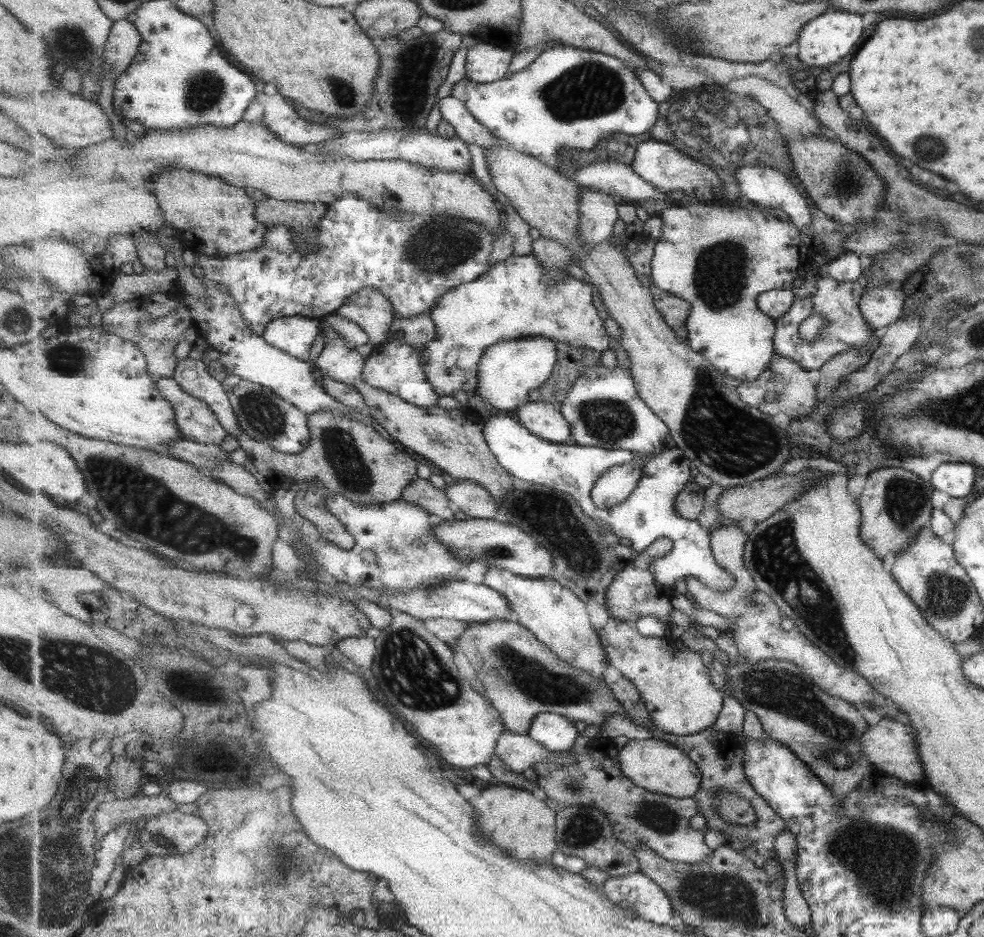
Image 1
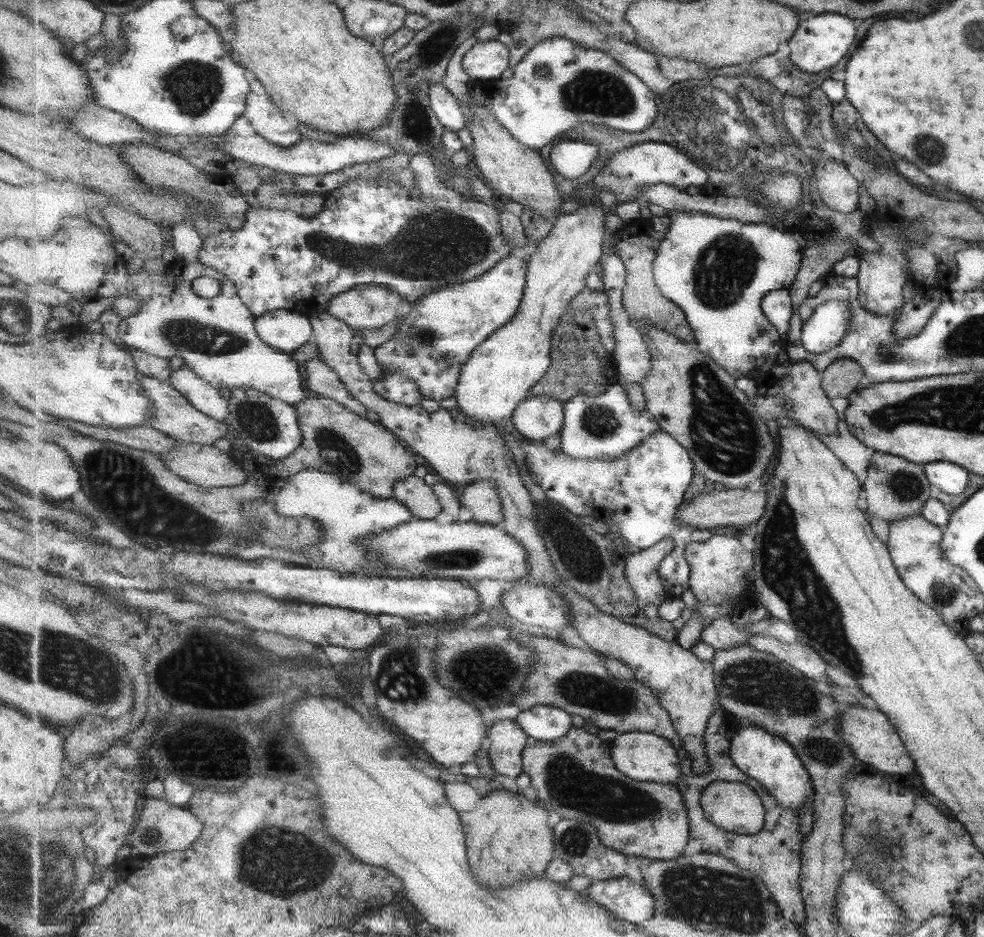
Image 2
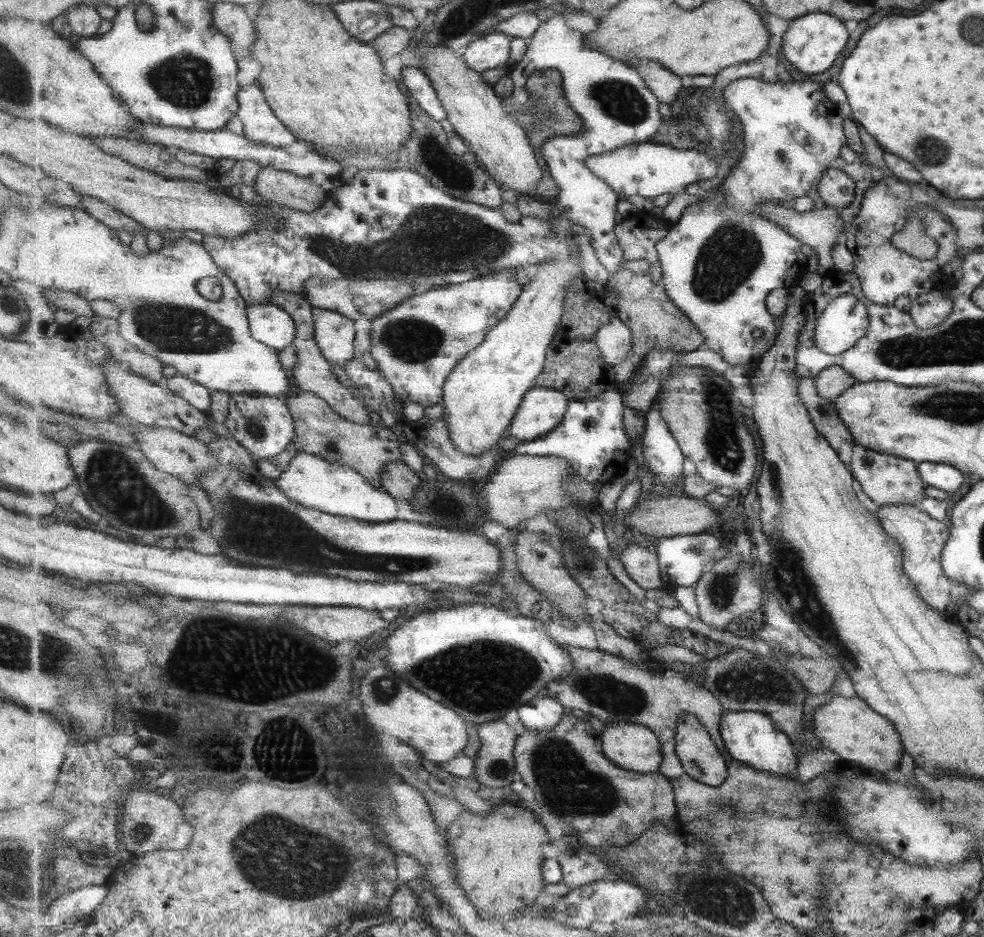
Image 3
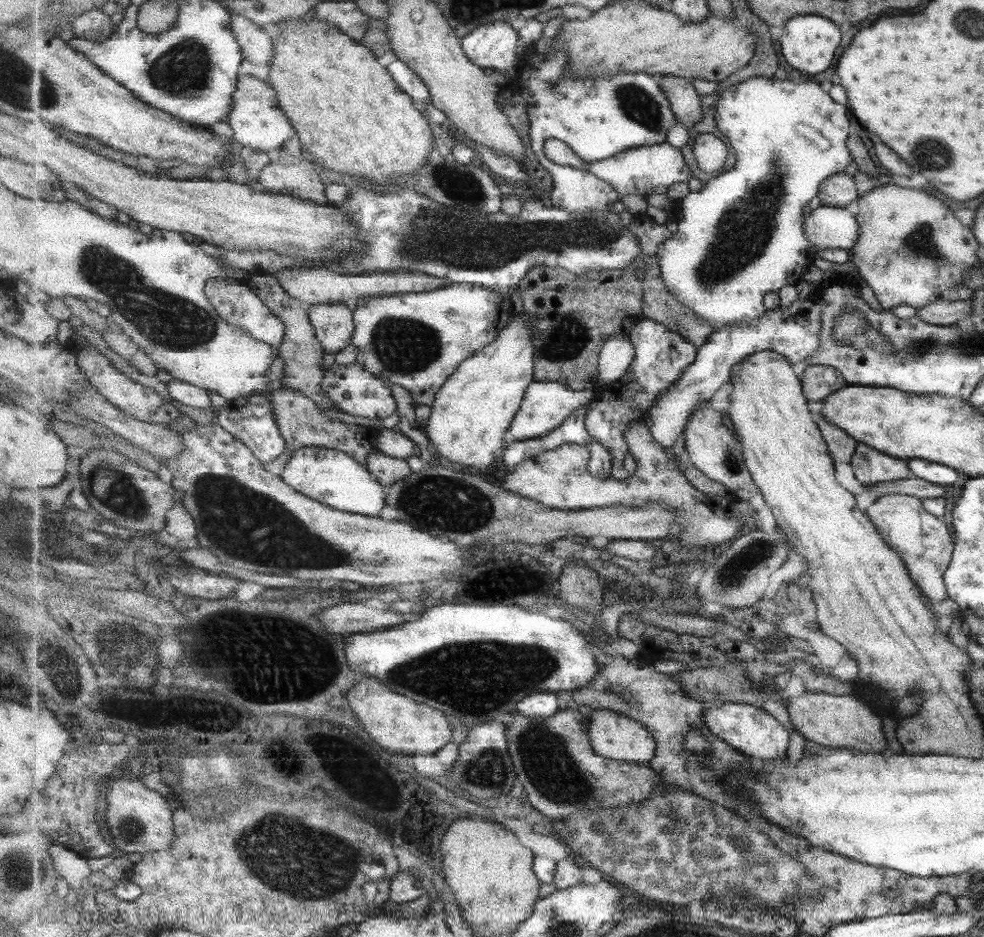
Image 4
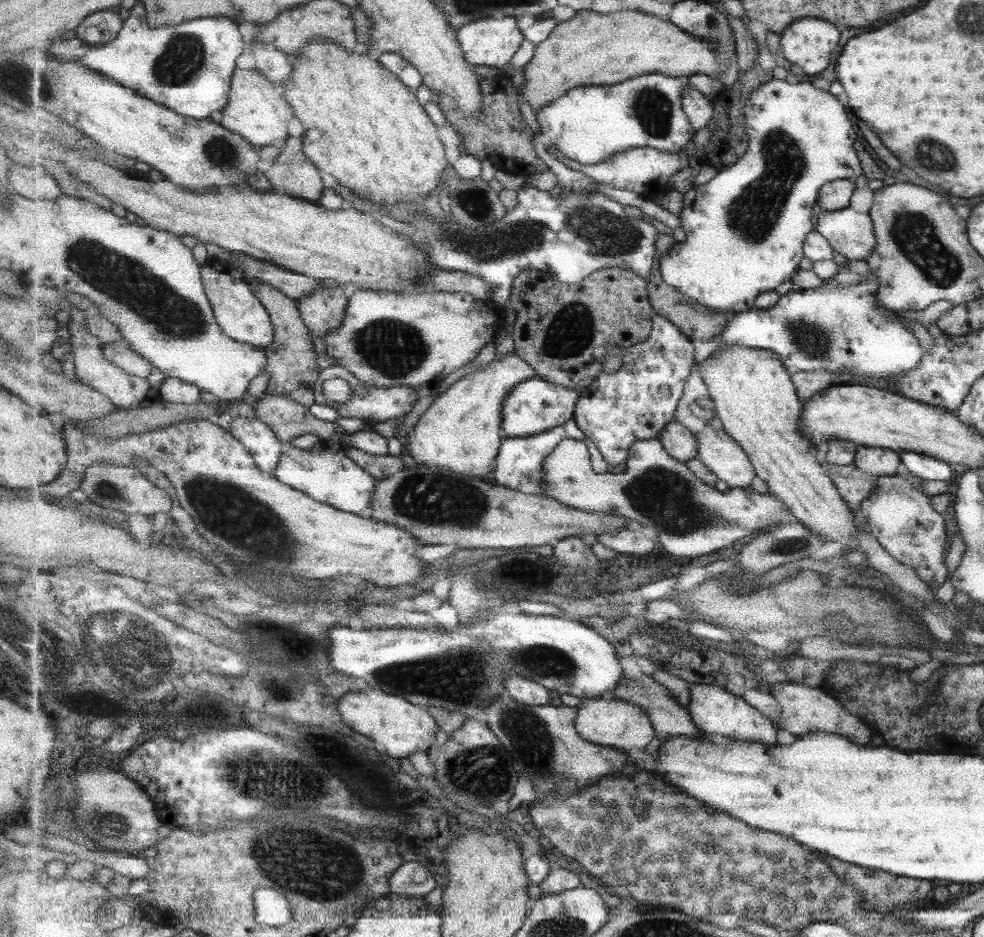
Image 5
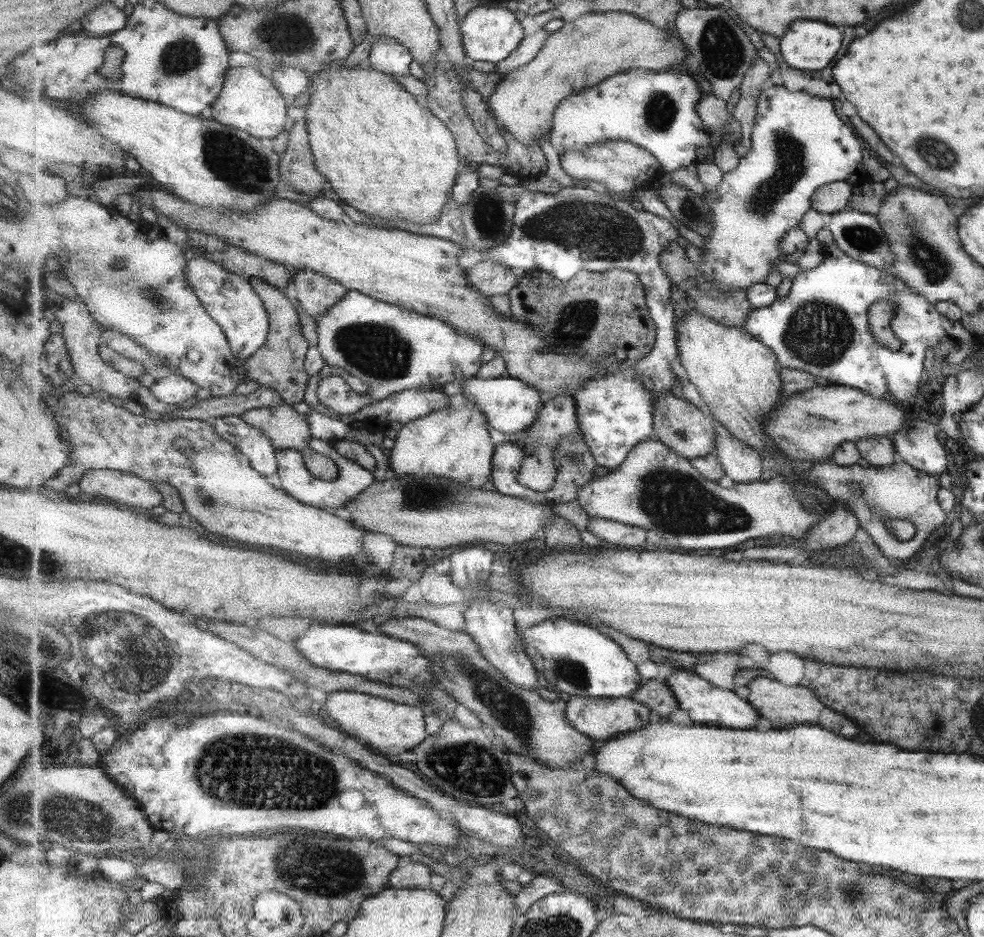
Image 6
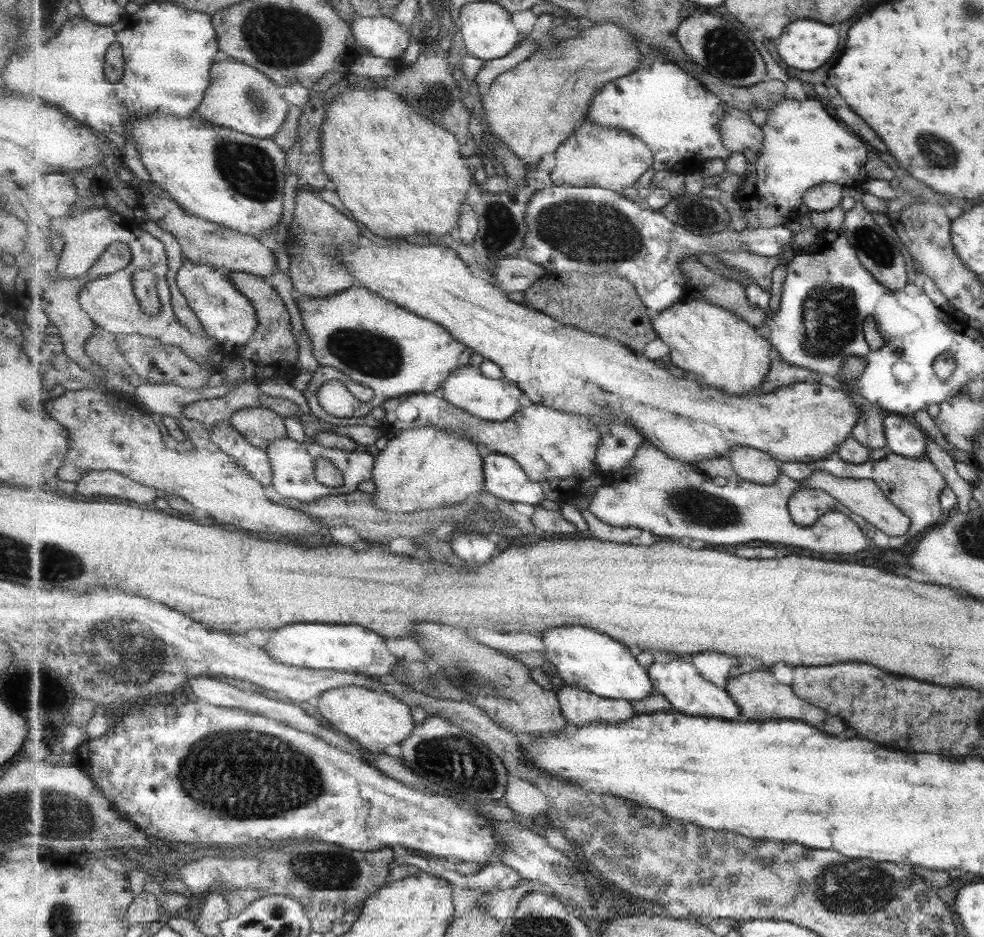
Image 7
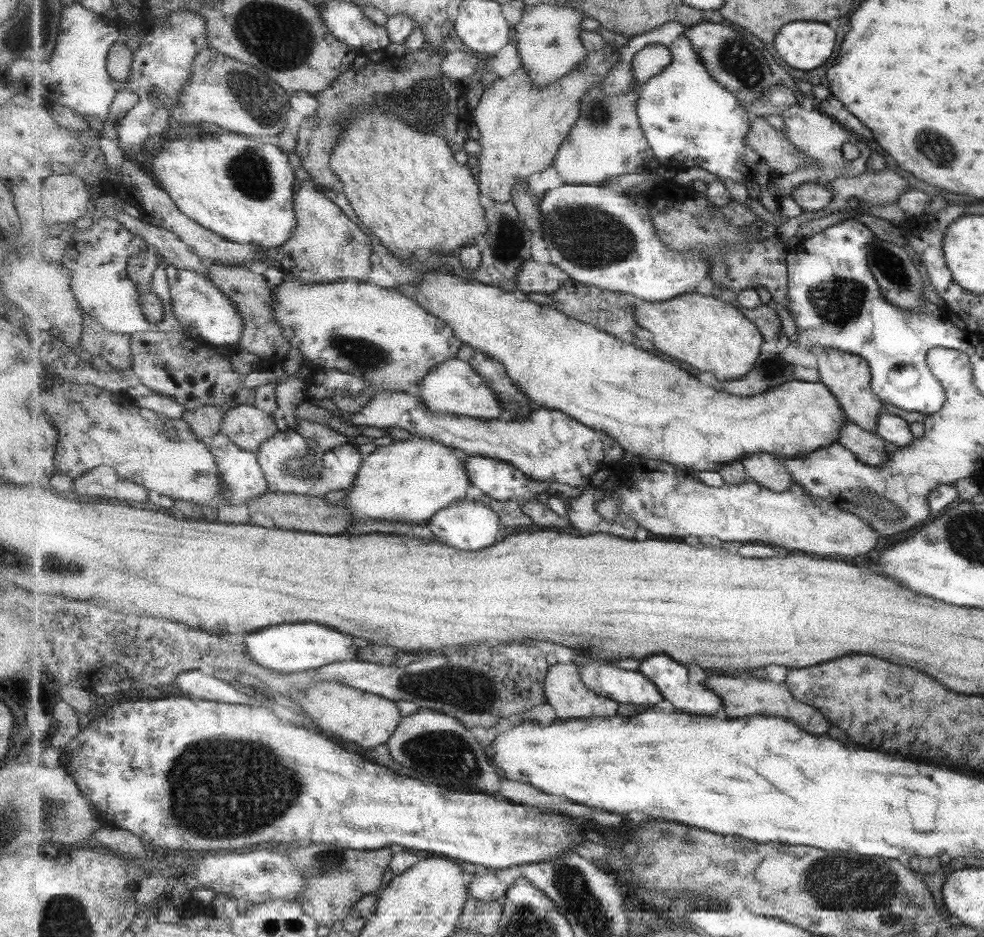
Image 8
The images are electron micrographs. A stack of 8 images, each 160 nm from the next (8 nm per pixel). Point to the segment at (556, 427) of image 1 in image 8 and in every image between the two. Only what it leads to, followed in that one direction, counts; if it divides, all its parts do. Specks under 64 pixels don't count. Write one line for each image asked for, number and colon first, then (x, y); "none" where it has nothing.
2: (539, 418)
3: (543, 410)
4: (547, 405)
5: (535, 405)
6: (511, 406)
7: (467, 388)
8: (453, 387)

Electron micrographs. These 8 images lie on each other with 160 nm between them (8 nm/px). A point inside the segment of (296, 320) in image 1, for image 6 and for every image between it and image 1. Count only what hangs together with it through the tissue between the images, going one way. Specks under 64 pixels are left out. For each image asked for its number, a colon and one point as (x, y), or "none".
2: (286, 331)
3: (272, 325)
4: (238, 304)
5: (238, 310)
6: (230, 299)

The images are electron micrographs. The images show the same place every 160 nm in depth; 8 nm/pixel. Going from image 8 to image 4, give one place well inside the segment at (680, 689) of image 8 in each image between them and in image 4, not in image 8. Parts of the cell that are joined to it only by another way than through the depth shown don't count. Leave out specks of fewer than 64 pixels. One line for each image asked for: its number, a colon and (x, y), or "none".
4: (751, 730)
5: (715, 710)
6: (707, 704)
7: (681, 682)

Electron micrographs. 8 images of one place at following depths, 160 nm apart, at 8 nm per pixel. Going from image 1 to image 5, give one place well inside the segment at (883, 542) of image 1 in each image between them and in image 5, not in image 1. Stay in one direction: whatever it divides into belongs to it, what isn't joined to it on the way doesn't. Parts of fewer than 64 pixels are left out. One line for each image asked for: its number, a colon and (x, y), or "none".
2: (894, 488)
3: (885, 479)
4: (869, 466)
5: (875, 461)

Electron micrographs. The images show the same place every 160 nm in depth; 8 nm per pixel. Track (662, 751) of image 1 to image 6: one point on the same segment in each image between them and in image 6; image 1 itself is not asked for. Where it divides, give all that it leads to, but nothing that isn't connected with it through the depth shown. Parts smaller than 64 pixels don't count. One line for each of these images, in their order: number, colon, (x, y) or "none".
2: (648, 757)
3: (634, 747)
4: (613, 735)
5: (622, 725)
6: (599, 718)

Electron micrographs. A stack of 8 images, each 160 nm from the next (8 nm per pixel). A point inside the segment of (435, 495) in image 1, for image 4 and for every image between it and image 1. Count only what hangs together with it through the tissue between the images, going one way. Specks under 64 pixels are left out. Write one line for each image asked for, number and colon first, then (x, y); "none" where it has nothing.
2: (412, 491)
3: (399, 479)
4: (386, 469)

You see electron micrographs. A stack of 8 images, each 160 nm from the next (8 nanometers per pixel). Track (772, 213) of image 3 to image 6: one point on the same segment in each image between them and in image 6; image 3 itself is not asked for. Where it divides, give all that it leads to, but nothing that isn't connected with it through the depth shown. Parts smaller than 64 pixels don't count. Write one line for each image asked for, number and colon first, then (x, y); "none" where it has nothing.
4: (827, 227)
5: (850, 233)
6: (859, 235)

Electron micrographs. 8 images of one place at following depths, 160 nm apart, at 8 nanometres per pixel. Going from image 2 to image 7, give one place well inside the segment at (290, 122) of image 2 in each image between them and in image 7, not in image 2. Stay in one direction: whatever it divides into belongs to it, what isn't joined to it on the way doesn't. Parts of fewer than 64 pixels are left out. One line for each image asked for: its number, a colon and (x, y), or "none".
3: (260, 124)
4: (257, 120)
5: (257, 110)
6: (250, 102)
7: (242, 98)

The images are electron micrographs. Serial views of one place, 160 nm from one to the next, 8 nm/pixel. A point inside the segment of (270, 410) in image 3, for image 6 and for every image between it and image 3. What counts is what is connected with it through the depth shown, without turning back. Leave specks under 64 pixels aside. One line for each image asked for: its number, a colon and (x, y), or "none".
4: (261, 433)
5: (240, 419)
6: (259, 449)

